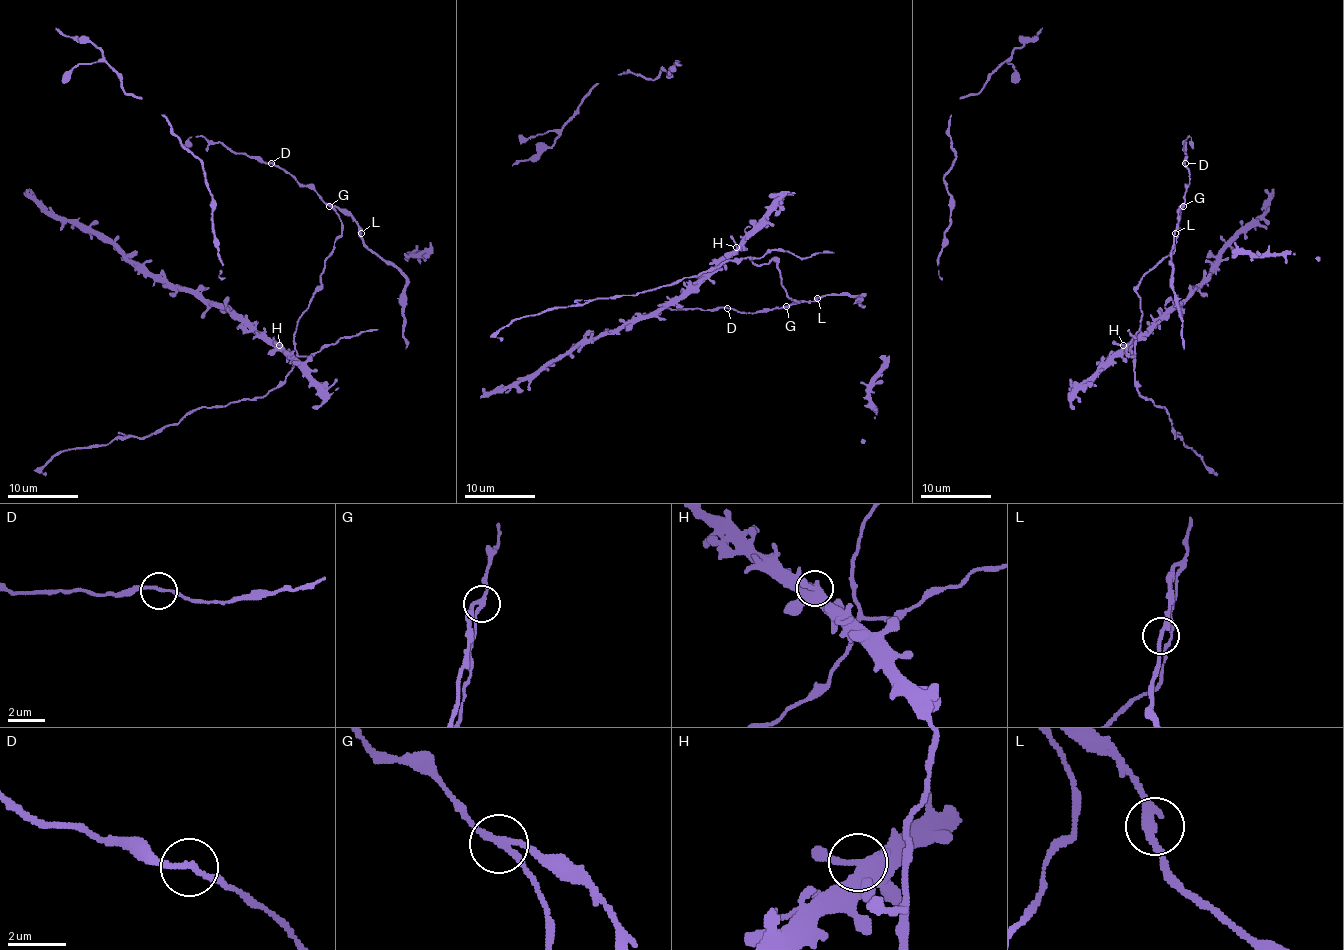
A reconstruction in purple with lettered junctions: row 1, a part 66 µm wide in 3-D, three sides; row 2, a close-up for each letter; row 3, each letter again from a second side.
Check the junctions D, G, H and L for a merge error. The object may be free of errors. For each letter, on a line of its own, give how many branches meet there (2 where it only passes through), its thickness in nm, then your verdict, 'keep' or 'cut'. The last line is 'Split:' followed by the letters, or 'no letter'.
D: 2 branches meet; 170 nm thick; keep
G: 3 branches meet; 200 nm thick; cut
H: 3 branches meet; 380 nm thick; keep
L: 2 branches meet; 240 nm thick; keep
Split: G

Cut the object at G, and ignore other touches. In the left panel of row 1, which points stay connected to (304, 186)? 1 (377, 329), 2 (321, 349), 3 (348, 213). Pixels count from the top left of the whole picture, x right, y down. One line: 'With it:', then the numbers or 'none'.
With it: 3

